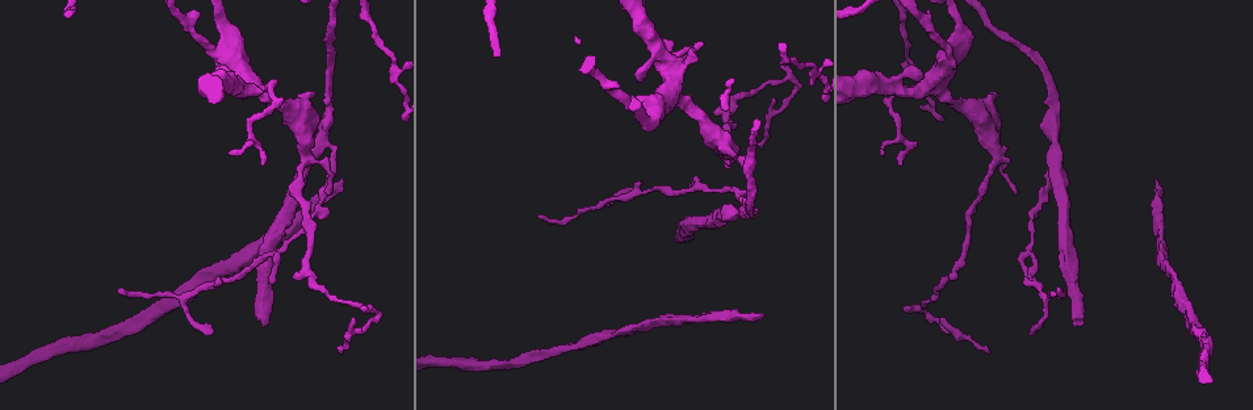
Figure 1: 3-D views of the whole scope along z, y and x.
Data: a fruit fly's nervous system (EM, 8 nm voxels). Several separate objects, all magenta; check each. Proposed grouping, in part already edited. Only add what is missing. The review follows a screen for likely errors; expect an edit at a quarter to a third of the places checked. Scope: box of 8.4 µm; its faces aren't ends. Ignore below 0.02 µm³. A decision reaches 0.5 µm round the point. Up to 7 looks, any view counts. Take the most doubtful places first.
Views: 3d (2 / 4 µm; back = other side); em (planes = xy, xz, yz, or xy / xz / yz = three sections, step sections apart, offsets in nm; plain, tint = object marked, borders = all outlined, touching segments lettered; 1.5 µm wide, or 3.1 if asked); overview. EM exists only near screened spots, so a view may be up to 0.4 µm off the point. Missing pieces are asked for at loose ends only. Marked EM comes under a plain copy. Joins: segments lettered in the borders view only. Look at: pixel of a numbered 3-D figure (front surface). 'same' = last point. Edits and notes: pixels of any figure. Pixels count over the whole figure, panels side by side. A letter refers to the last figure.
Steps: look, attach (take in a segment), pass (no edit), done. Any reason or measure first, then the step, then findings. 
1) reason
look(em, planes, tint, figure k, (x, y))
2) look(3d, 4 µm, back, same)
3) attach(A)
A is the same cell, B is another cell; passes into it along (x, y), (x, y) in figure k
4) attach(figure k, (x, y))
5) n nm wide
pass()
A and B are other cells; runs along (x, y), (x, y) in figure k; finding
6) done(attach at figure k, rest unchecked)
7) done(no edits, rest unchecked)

free end
look(em, planes, borders, figure 1, (263, 327))

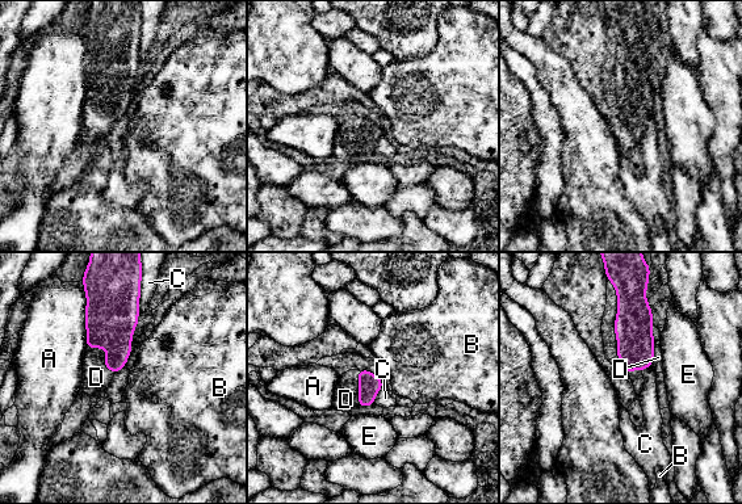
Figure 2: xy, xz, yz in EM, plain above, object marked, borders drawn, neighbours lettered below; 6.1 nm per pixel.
attach(D)
D is the same cell, A, B, C and E are other cells; passes into it along (369, 383), (360, 391), (346, 399) in figure 2; it goes on there

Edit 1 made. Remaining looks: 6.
look(overview)

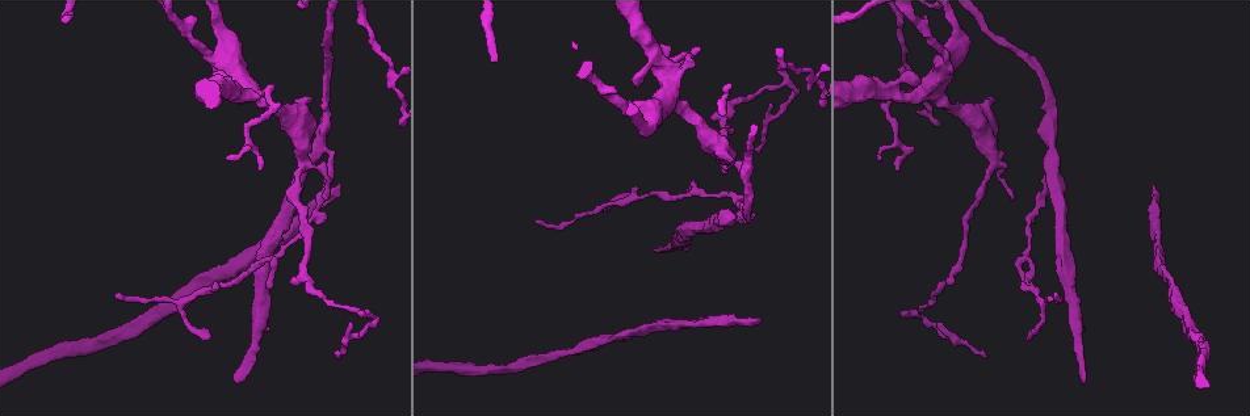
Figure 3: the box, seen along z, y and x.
thin end
look(em, planes, borders, figure 3, (337, 358))

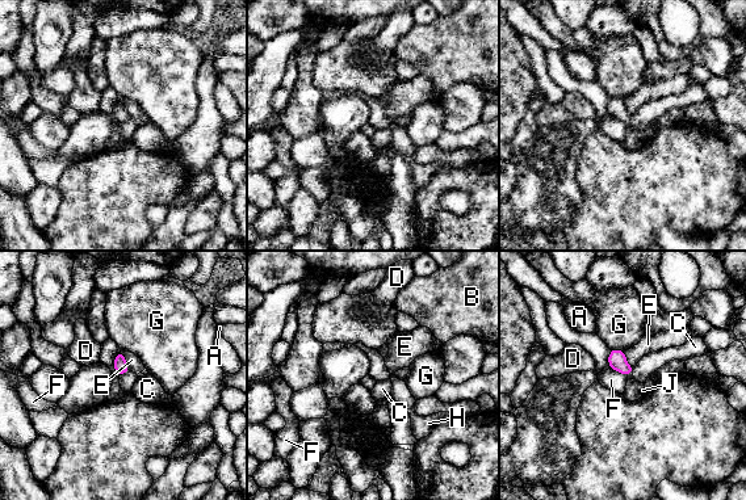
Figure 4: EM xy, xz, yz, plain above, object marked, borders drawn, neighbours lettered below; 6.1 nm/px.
pass()
A, B, C, D, E, F, G, H and J are other cells; border along (611, 368), (627, 375) in figure 4; none of them fits

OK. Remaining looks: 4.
tapers out
look(em, planes, tint, figure 3, (535, 222))

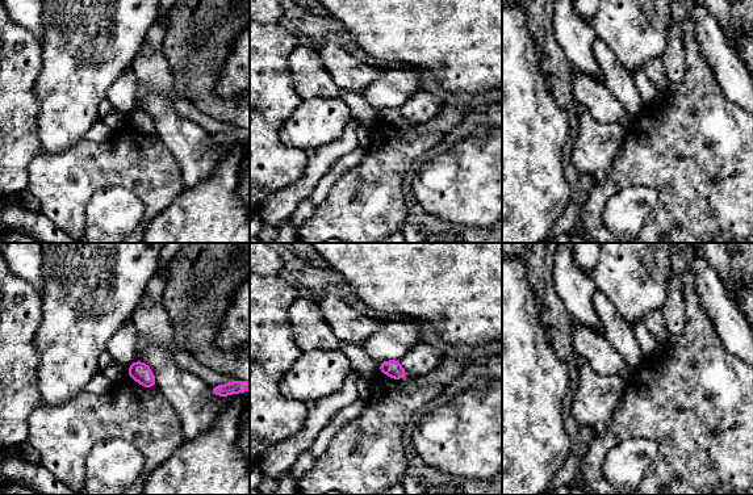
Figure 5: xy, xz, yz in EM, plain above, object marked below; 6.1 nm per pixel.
see the neighbours
look(em, planes, borders, same)

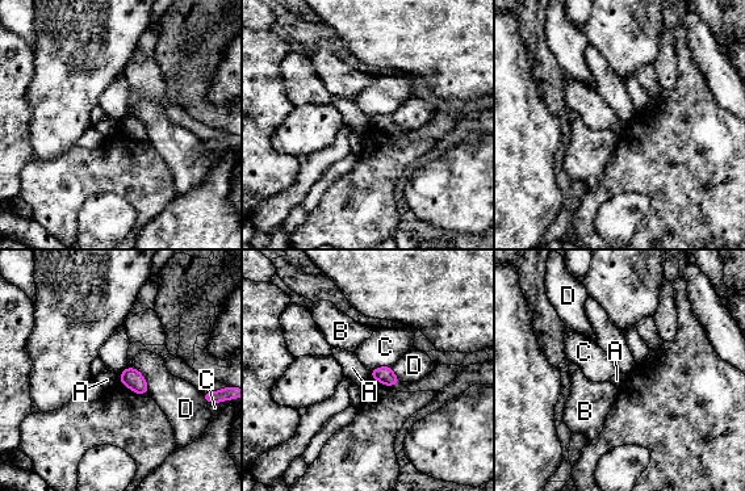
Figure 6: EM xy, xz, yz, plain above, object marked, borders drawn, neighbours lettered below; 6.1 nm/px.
110 nm wide
pass()
A, B, C and D are other cells; border along (369, 372), (372, 377) in figure 6; no lettered segment goes on from it

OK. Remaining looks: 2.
done(attach at figure 2, rest unchecked)

